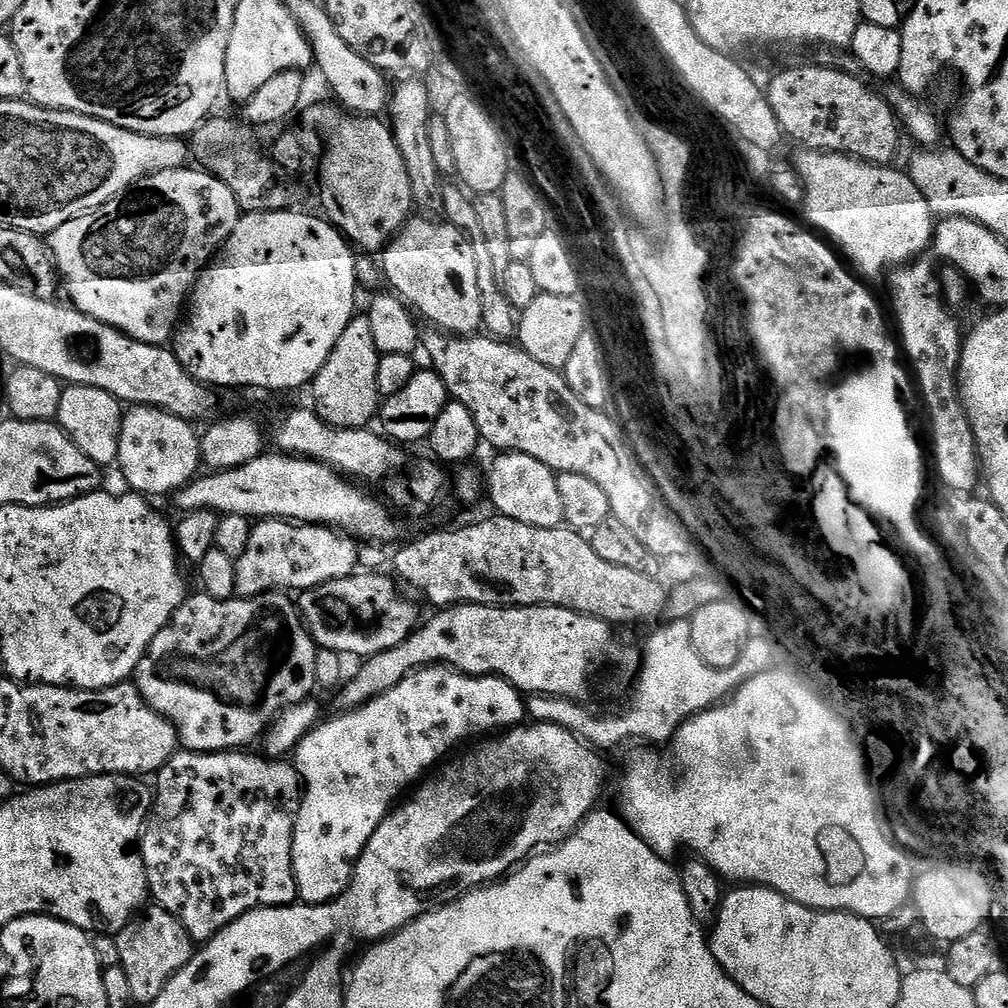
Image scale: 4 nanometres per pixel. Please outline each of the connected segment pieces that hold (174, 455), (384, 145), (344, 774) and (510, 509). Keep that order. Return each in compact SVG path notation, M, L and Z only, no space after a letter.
M132 406L125 411L118 446L118 469L133 493L171 497L196 479L202 461L200 436L192 428L195 427L189 421L163 412L161 408Z
M316 104L308 112L309 122L324 139L325 152L320 160L322 212L353 249L364 254L380 254L413 215L410 174L406 174L406 162L402 162L402 154L398 154L392 129L385 121L383 124L383 119L345 114L337 108Z
M425 666L416 669L416 671L410 673L408 676L404 676L402 682L398 682L392 688L387 688L382 695L375 696L372 700L367 700L362 707L341 711L339 713L341 716L336 716L333 720L326 721L327 719L325 719L323 722L317 723L312 731L300 739L300 743L294 749L294 757L296 756L294 767L299 772L302 781L300 813L294 826L294 846L292 847L292 870L296 879L297 897L306 904L330 904L333 900L337 900L348 888L348 884L352 880L352 871L356 865L356 859L360 857L362 850L370 842L374 830L378 830L378 826L388 817L389 812L393 811L395 804L392 803L404 791L407 793L421 777L431 773L445 759L443 756L455 744L460 744L463 740L470 739L471 736L480 736L483 732L496 734L501 730L523 725L525 723L523 699L525 700L525 697L522 695L520 689L514 687L503 676L468 676L465 672L457 672L455 667L452 666Z
M501 451L492 460L488 468L488 480L486 476L486 492L488 488L488 500L493 504L495 511L506 518L514 518L514 522L526 522L526 526L538 526L539 528L559 528L564 524L564 511L558 498L556 489L557 473L547 468L538 458L530 458L530 454L521 452Z

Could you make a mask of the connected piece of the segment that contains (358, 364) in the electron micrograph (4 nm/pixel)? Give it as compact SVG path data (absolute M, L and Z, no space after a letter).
M367 315L352 317L350 326L342 330L342 338L334 346L326 366L318 370L312 379L312 404L317 416L321 416L333 428L368 428L377 419L382 403L378 390L378 362L381 353L374 346L374 334L370 330Z

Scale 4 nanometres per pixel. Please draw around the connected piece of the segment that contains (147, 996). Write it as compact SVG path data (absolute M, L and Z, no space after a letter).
M159 906L145 907L132 917L132 921L122 931L116 933L115 938L120 965L130 978L130 994L140 1006L154 1002L158 994L166 990L169 978L188 964L194 951L192 935L184 929L182 922Z

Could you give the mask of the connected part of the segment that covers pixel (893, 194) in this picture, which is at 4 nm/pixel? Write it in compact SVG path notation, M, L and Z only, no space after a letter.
M841 152L801 153L794 171L804 184L802 208L808 211L811 227L833 245L841 244L843 255L852 259L851 267L861 277L880 276L884 271L899 269L929 251L934 217L907 171L899 172L896 166L866 164Z

